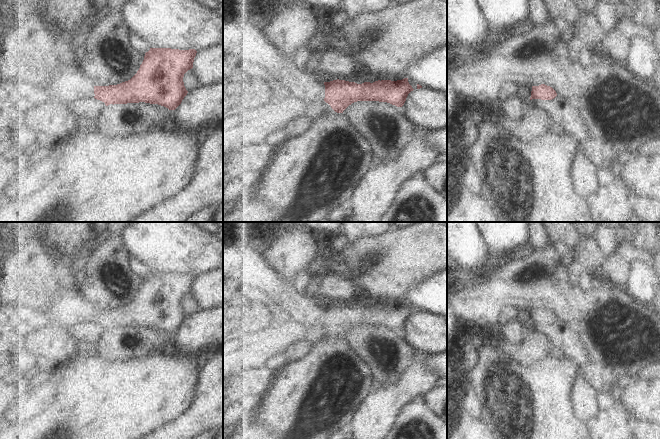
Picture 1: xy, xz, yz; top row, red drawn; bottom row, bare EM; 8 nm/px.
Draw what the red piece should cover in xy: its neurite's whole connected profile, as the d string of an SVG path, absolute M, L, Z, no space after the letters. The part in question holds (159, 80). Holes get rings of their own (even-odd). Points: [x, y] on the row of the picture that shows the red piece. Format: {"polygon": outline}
{"polygon": "M150 48L145 53L139 70L130 80L117 85L94 86L94 98L104 102L106 106L145 102L175 110L188 93L183 77L188 70L193 68L196 53L195 49Z"}

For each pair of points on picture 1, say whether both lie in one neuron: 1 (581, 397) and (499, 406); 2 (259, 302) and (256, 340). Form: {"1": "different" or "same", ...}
{"1": "different", "2": "same"}

